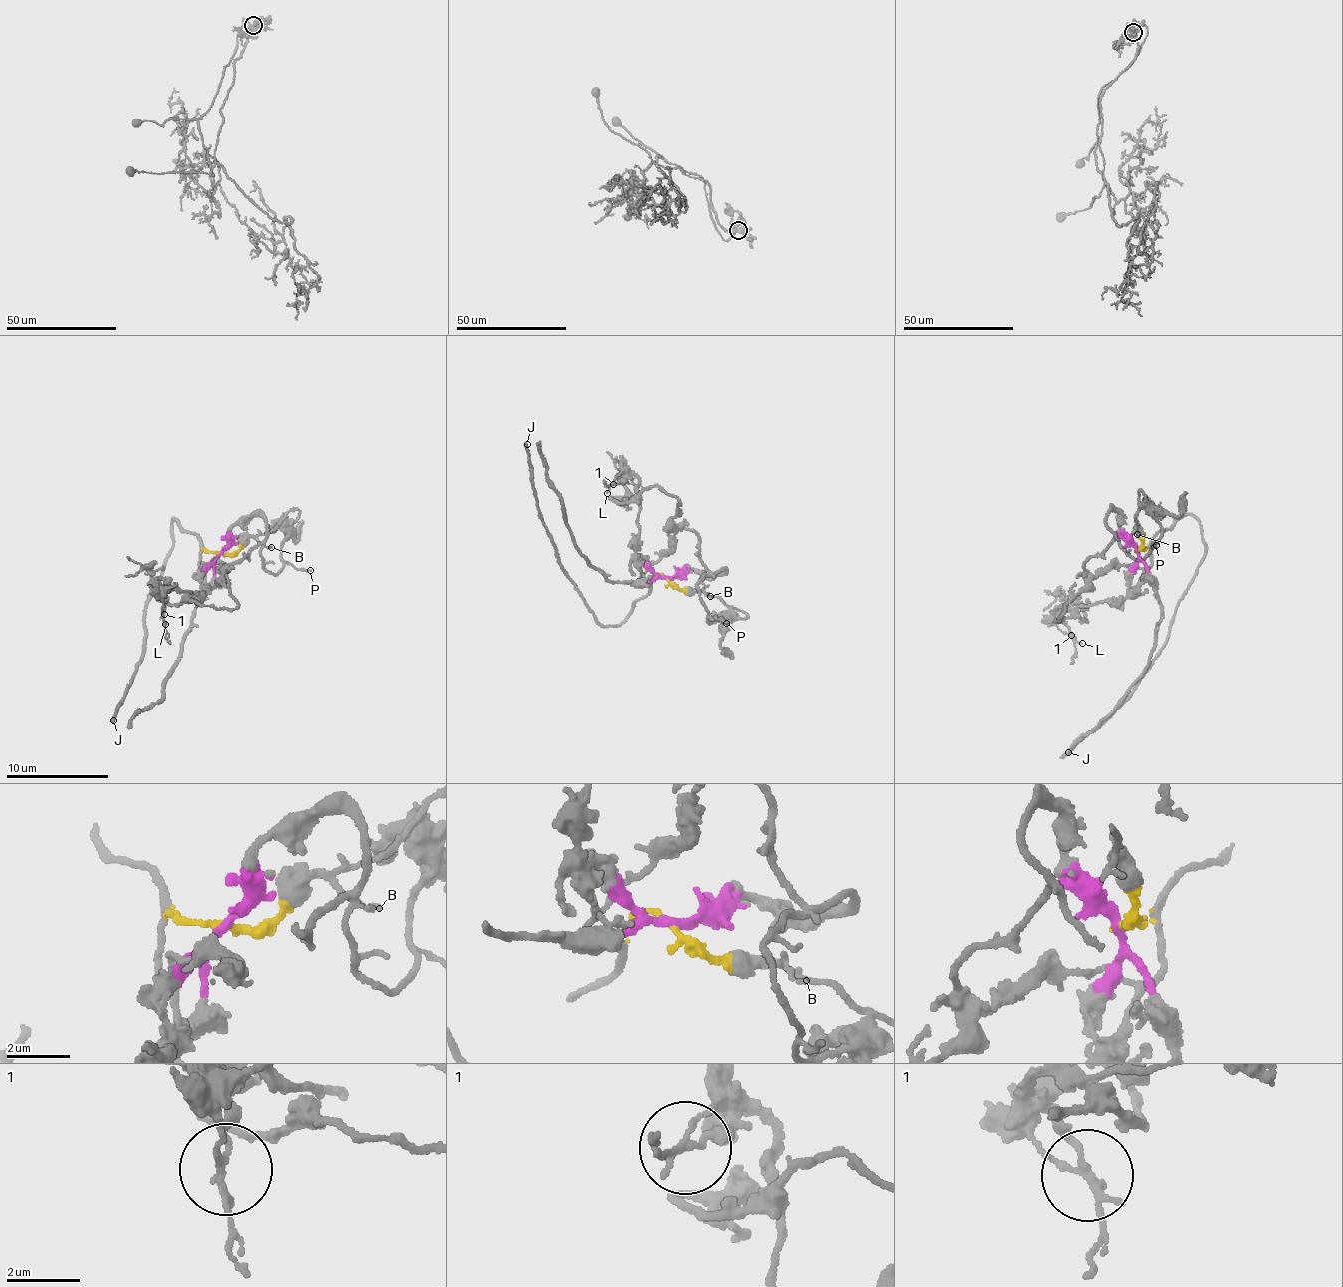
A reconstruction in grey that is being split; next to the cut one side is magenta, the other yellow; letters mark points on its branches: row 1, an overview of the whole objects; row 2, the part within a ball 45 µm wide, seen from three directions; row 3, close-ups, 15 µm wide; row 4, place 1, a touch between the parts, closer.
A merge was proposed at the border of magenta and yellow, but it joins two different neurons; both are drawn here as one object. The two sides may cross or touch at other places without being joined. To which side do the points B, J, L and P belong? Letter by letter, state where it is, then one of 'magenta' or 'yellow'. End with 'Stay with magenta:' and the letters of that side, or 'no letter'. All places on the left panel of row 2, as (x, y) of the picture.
B: at (271, 547); yellow
J: at (113, 720); yellow
L: at (165, 624); magenta
P: at (310, 570); magenta
Stay with magenta: L, P

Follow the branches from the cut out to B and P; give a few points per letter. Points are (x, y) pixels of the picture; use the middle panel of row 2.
B: (665, 577), (684, 589), (702, 590), (709, 597)
P: (665, 577), (725, 570), (720, 567), (704, 575), (697, 588), (698, 600), (712, 617), (727, 624)

